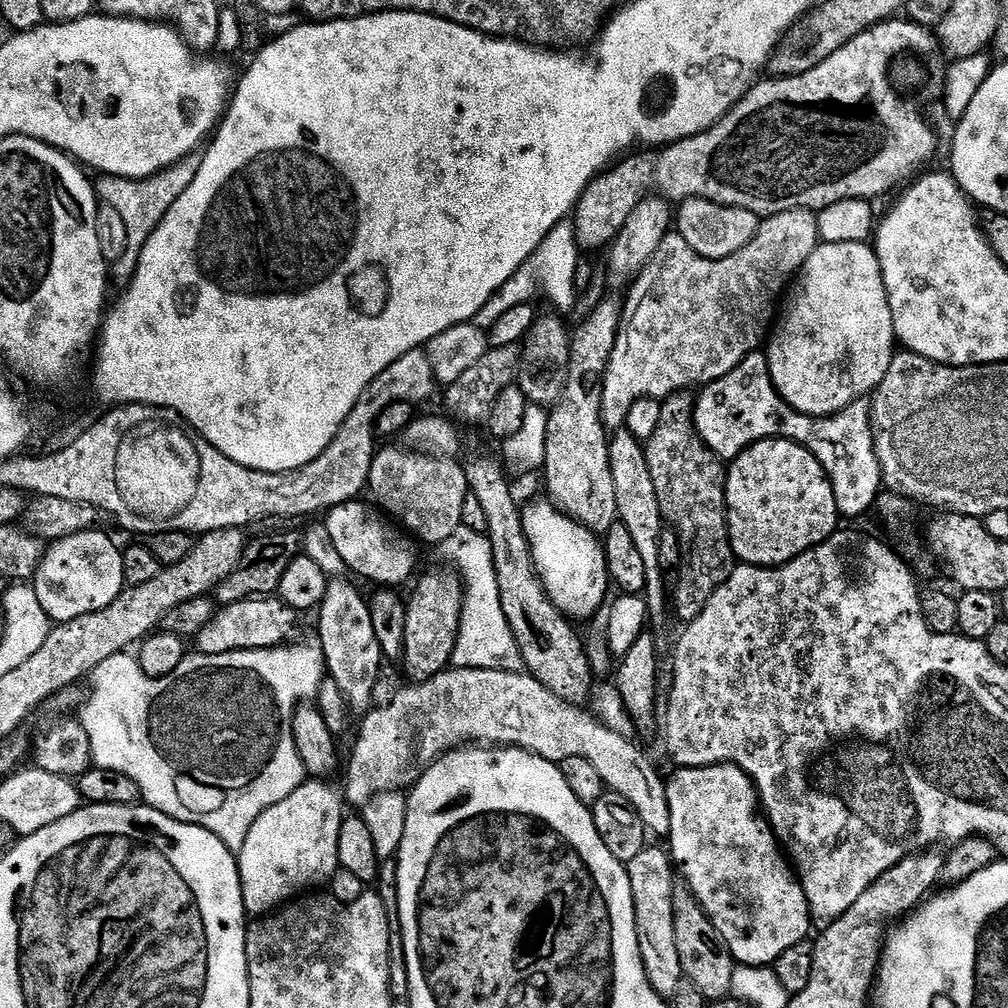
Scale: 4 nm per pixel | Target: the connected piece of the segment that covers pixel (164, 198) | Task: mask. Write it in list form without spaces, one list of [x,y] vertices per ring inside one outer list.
[[[199,155],[187,156],[185,160],[180,160],[177,164],[170,165],[166,170],[146,177],[145,180],[101,175],[100,181],[98,179],[95,181],[94,187],[99,199],[103,203],[114,206],[114,210],[118,210],[118,214],[122,214],[122,222],[126,222],[126,246],[128,249],[126,254],[122,254],[122,258],[114,261],[110,268],[111,279],[115,283],[117,280],[120,286],[127,286],[132,280],[150,234],[154,234],[154,230],[160,225],[162,218],[170,210],[170,206],[174,206],[174,202],[178,202],[178,198],[182,198],[186,186],[190,186],[190,182],[194,182],[200,169],[200,161]]]

